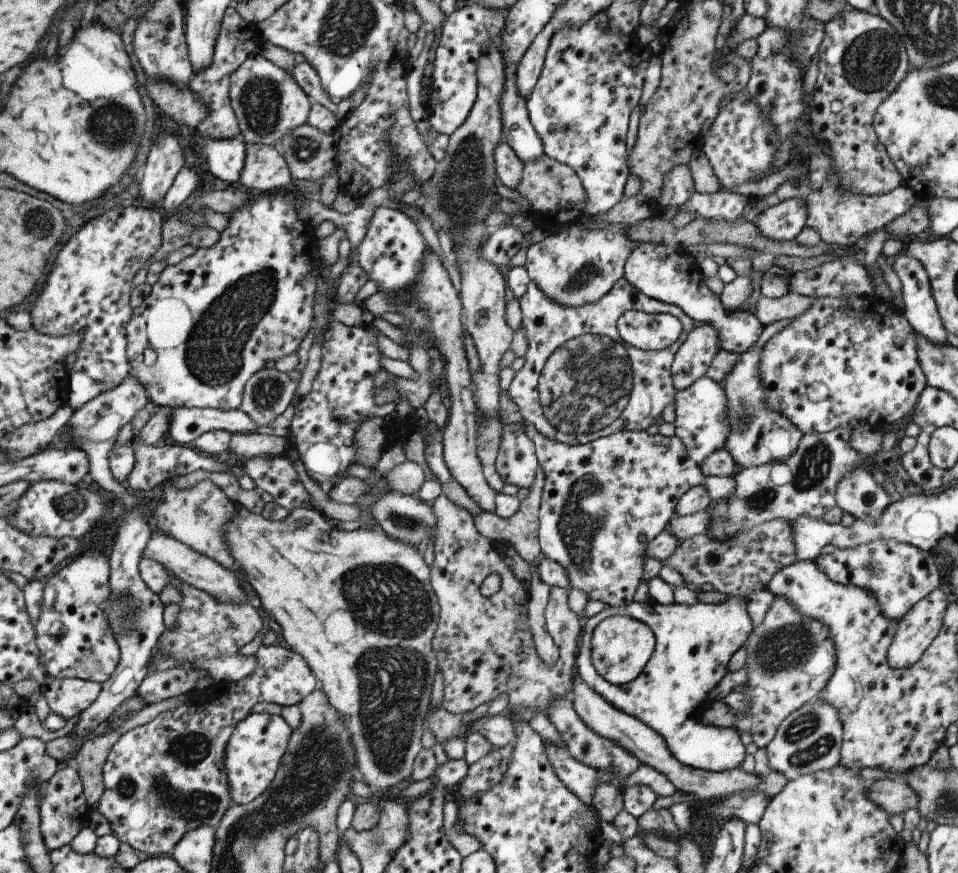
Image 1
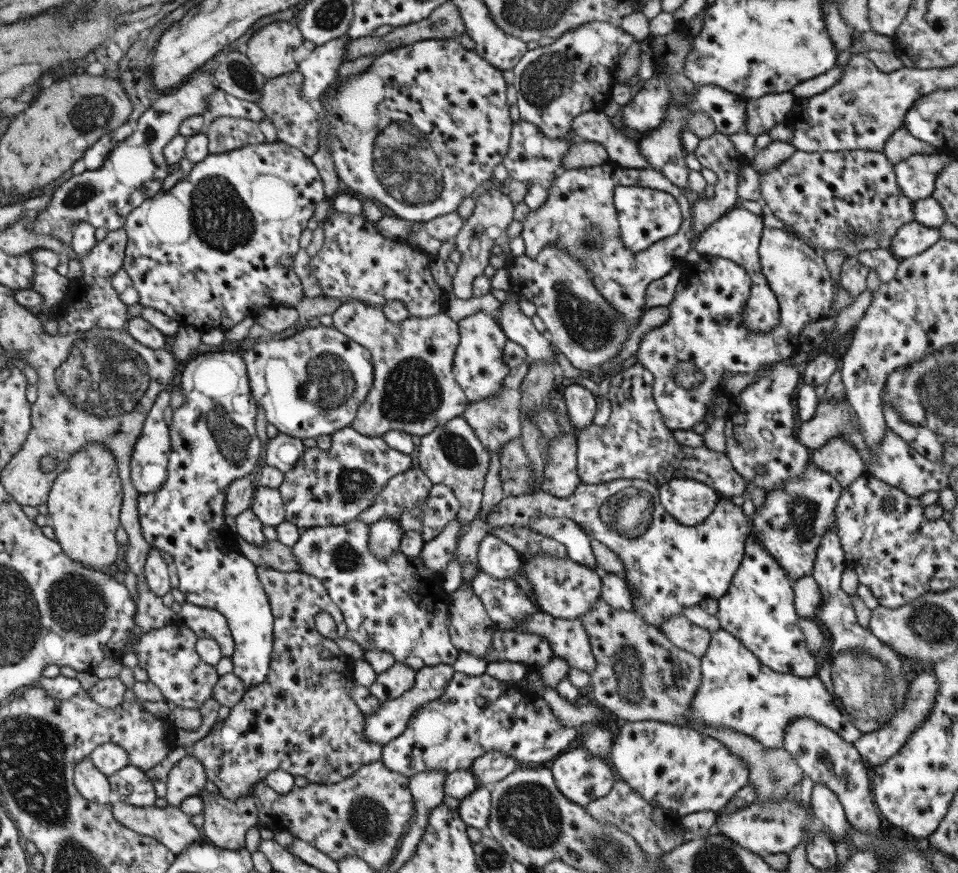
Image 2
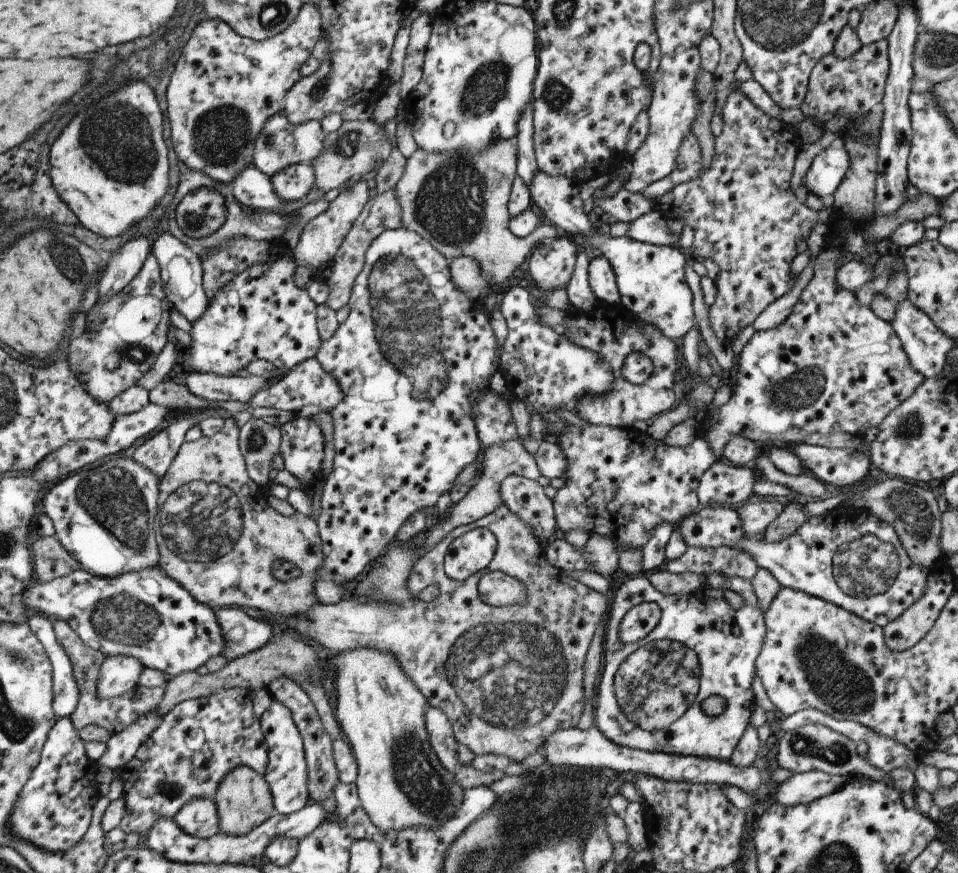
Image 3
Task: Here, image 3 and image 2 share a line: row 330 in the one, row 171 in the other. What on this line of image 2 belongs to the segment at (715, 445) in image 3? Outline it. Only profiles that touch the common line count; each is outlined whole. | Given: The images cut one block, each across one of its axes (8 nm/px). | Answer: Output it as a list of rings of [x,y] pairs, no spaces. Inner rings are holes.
[[[847,150],[843,152],[802,152],[796,151],[791,157],[784,160],[772,169],[763,172],[757,172],[759,177],[759,196],[760,203],[766,213],[771,213],[775,218],[779,218],[785,226],[789,226],[794,234],[799,238],[807,240],[809,244],[813,244],[813,249],[822,254],[822,250],[839,250],[846,257],[855,257],[864,250],[875,250],[876,248],[889,248],[892,236],[895,236],[896,230],[904,224],[913,221],[913,202],[907,198],[906,194],[899,188],[895,180],[893,165],[882,152],[873,152],[867,150]]]

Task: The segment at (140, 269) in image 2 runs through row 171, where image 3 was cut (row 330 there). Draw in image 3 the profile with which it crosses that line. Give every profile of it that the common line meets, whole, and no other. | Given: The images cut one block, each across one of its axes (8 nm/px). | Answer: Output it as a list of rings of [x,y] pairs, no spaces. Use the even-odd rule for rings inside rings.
[[[287,252],[277,260],[265,264],[253,264],[239,272],[229,284],[219,288],[209,300],[203,314],[190,323],[189,347],[180,348],[181,370],[185,372],[209,373],[217,376],[233,376],[253,360],[267,361],[285,373],[296,364],[314,357],[319,350],[321,338],[315,322],[316,304],[309,298],[307,290],[293,280],[295,274],[293,254]]]

